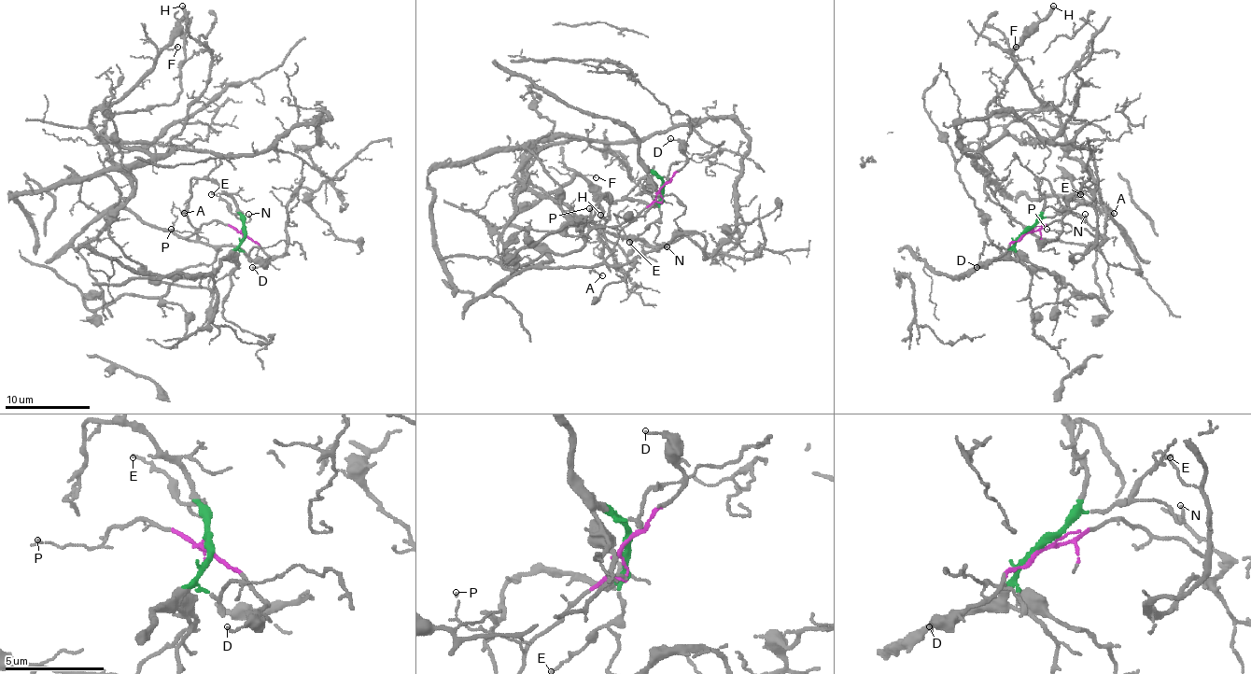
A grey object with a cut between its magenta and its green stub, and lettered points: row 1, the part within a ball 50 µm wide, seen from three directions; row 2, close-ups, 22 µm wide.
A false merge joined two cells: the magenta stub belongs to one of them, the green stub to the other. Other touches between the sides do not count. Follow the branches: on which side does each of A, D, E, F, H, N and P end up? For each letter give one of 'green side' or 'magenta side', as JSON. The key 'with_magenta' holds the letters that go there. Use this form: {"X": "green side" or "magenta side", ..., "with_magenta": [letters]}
{"A": "magenta side", "D": "magenta side", "E": "green side", "F": "magenta side", "H": "magenta side", "N": "green side", "P": "magenta side", "with_magenta": ["A", "D", "F", "H", "P"]}

